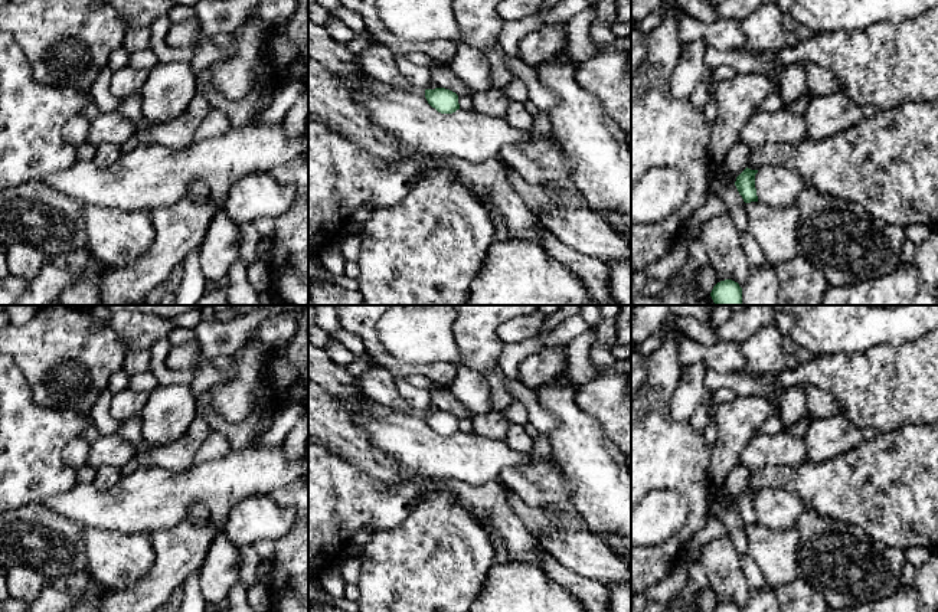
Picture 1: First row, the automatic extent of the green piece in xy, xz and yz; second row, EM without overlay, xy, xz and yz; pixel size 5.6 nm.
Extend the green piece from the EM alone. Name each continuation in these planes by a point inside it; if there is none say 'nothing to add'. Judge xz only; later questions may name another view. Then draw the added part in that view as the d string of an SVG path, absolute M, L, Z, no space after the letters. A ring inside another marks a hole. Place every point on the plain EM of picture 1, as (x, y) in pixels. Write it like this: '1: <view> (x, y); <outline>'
nothing to add

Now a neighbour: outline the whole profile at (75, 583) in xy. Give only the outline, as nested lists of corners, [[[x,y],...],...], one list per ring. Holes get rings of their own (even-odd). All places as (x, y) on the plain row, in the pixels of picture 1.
[[[88,572],[58,576],[48,580],[48,583],[61,592],[71,595],[75,600],[85,593],[88,583],[92,580]]]

